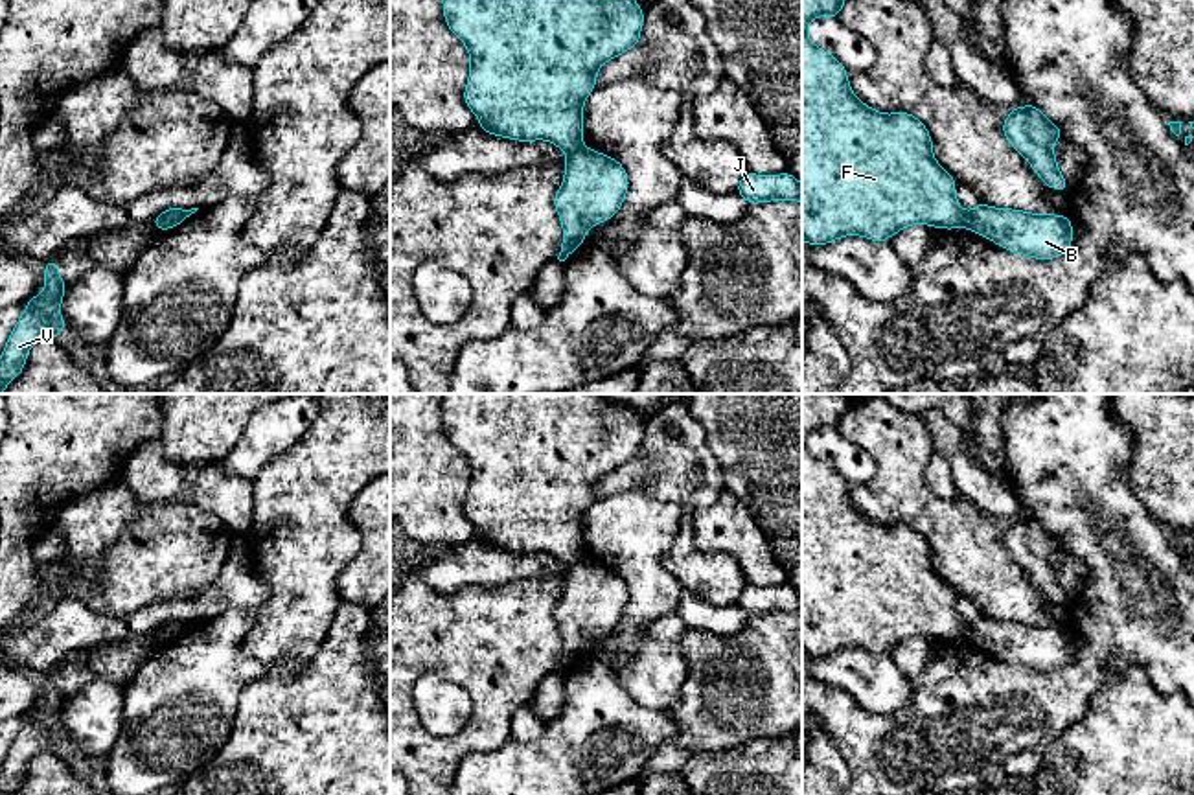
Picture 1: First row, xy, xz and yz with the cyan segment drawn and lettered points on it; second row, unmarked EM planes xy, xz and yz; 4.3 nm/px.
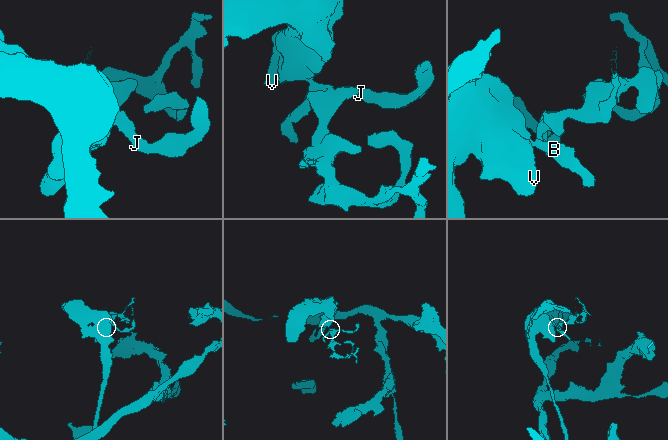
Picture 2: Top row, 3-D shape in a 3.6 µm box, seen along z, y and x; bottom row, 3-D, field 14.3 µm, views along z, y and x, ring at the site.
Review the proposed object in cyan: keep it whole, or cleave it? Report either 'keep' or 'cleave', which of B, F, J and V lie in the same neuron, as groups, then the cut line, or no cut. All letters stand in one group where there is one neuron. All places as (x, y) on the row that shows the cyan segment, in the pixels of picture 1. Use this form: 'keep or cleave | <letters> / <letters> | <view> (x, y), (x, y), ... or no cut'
cleave | B J / F V | xz (582, 146), (567, 155)

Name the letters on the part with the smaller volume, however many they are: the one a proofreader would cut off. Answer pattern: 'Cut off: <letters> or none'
Cut off: B, J

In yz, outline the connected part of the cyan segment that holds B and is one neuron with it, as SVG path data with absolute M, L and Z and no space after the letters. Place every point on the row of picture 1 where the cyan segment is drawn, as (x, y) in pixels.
M979 202L970 212L970 219L970 228L981 237L1034 259L1060 258L1069 252L1073 243L1073 223L1060 213L1030 213Z

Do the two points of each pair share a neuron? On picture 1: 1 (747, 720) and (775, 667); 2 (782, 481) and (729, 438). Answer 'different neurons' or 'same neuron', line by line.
1: same neuron
2: same neuron

